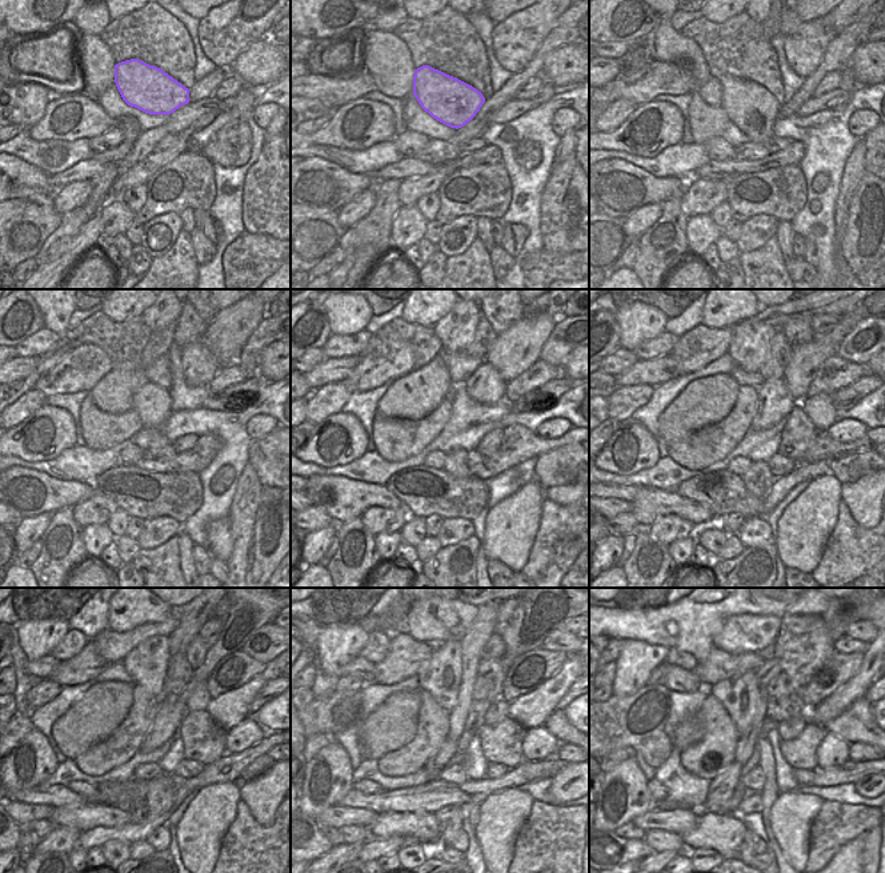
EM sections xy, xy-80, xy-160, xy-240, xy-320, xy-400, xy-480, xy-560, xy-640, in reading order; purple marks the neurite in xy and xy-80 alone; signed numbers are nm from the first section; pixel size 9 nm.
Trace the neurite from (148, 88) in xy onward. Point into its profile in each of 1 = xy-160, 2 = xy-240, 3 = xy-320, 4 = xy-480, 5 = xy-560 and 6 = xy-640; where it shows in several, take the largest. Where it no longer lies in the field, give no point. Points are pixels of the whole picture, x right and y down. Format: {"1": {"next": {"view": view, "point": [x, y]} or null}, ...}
{"1": {"next": {"view": "xy-160", "point": [752, 108]}}, "2": {"next": {"view": "xy-240", "point": [153, 404]}}, "3": {"next": {"view": "xy-320", "point": [455, 460]}}, "4": {"next": {"view": "xy-480", "point": [161, 803]}}, "5": {"next": {"view": "xy-560", "point": [449, 829]}}, "6": {"next": {"view": "xy-640", "point": [747, 849]}}}

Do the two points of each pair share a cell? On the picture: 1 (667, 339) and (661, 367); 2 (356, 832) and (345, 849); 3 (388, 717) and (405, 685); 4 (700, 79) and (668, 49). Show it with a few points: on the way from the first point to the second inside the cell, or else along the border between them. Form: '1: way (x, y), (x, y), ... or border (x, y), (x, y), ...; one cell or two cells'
1: border (667, 353), (659, 357), (639, 359); two cells
2: border (344, 843), (360, 843), (363, 845); two cells
3: border (416, 692), (395, 692), (376, 709); two cells
4: way (697, 68), (695, 60), (684, 49), (679, 49); one cell

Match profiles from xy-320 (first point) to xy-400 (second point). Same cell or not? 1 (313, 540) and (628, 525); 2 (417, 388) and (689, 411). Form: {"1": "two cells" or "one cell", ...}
{"1": "two cells", "2": "one cell"}

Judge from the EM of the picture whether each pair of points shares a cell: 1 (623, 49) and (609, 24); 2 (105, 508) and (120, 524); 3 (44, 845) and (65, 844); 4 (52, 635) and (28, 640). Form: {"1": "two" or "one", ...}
{"1": "two", "2": "two", "3": "one", "4": "one"}

